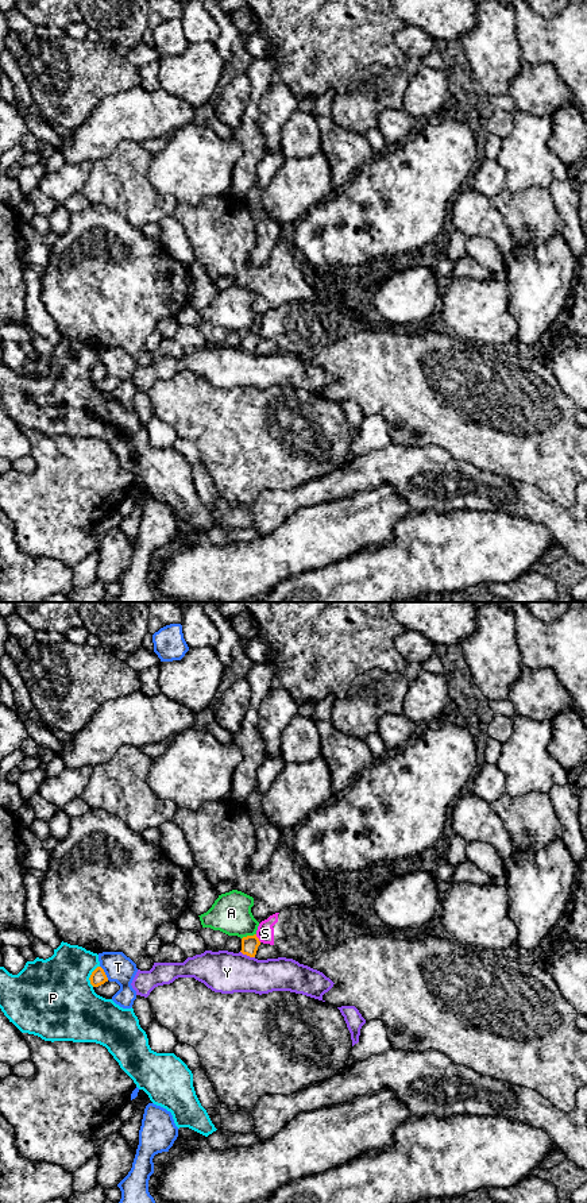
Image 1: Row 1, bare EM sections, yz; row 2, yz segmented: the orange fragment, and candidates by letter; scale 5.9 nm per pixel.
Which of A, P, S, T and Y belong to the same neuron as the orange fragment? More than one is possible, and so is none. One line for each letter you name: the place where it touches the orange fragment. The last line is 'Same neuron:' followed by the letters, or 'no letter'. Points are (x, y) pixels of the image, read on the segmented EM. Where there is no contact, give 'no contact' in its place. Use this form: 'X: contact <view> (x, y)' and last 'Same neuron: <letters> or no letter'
Same neuron: no letter

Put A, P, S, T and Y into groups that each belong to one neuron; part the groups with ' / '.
A / P / S / T / Y

